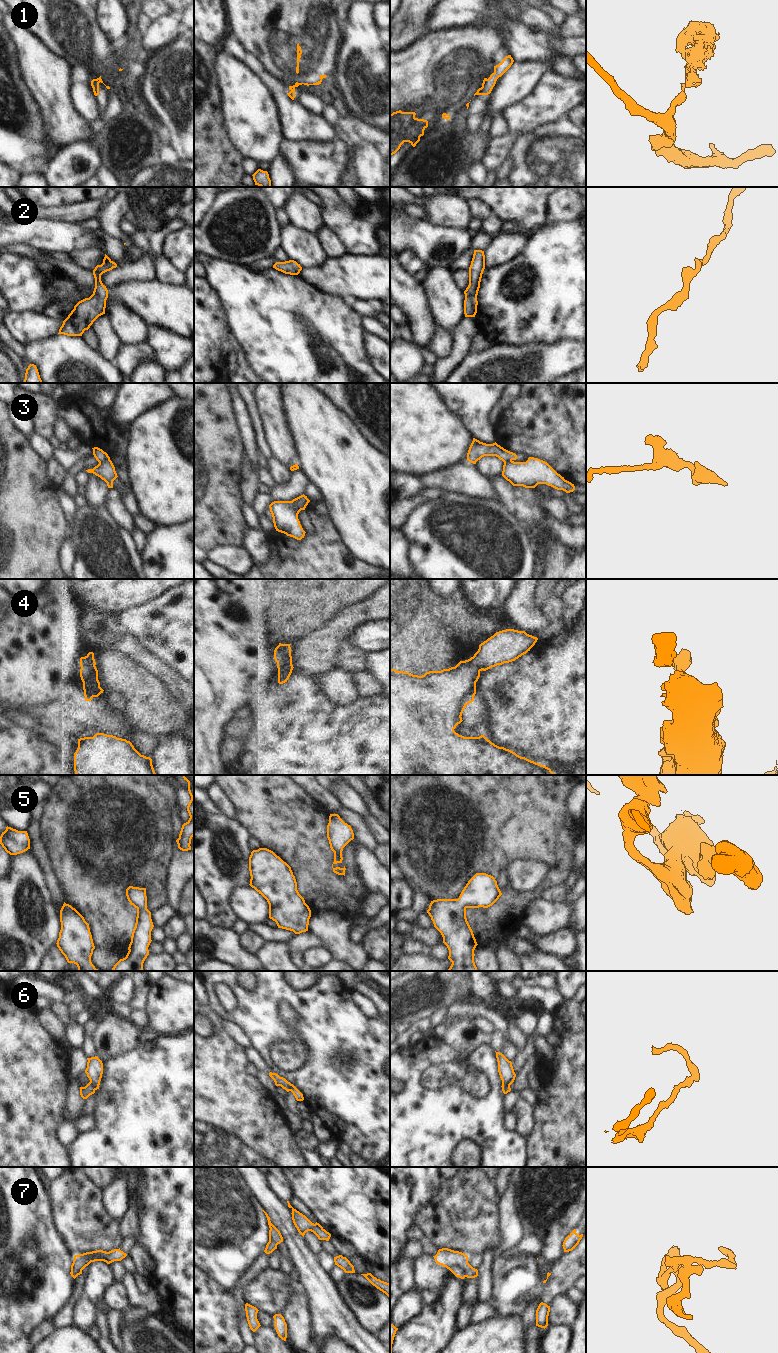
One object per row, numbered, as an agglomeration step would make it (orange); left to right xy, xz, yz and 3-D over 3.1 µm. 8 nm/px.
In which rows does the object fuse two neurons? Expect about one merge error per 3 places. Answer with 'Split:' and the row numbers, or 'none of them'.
Split: 1, 3, 6

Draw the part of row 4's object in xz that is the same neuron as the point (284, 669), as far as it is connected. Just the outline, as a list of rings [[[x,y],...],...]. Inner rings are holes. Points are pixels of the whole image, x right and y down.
[[[281,644],[274,650],[274,659],[278,668],[278,683],[283,684],[289,679],[292,670],[291,644]]]

